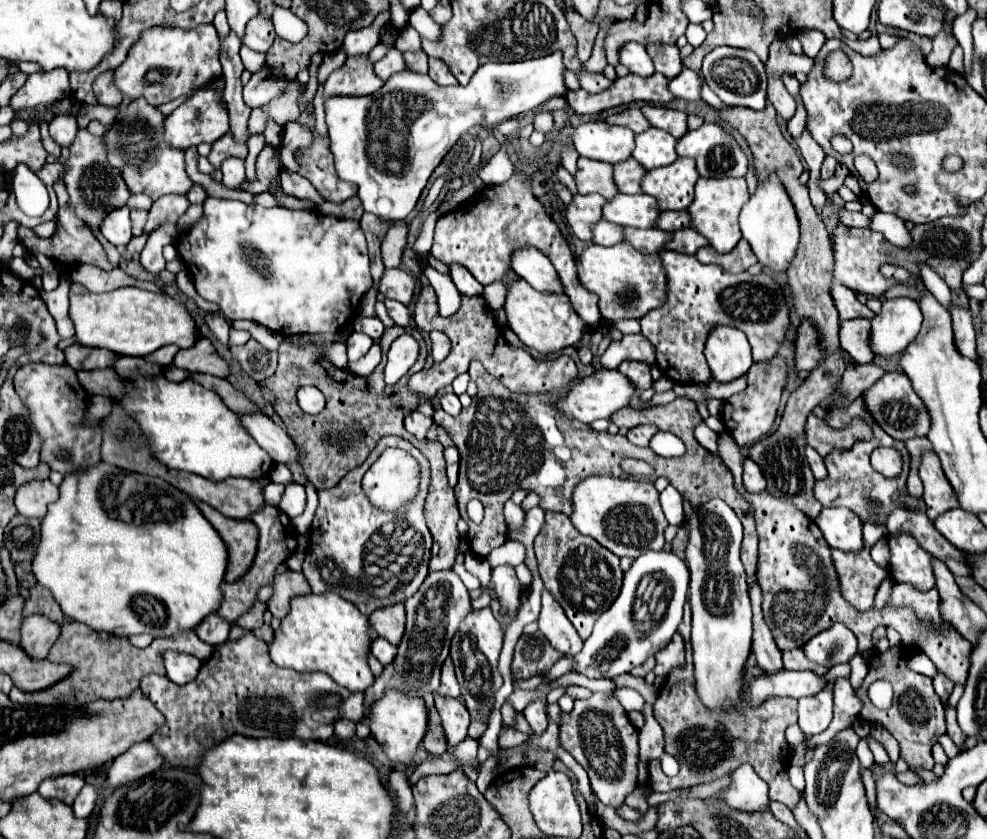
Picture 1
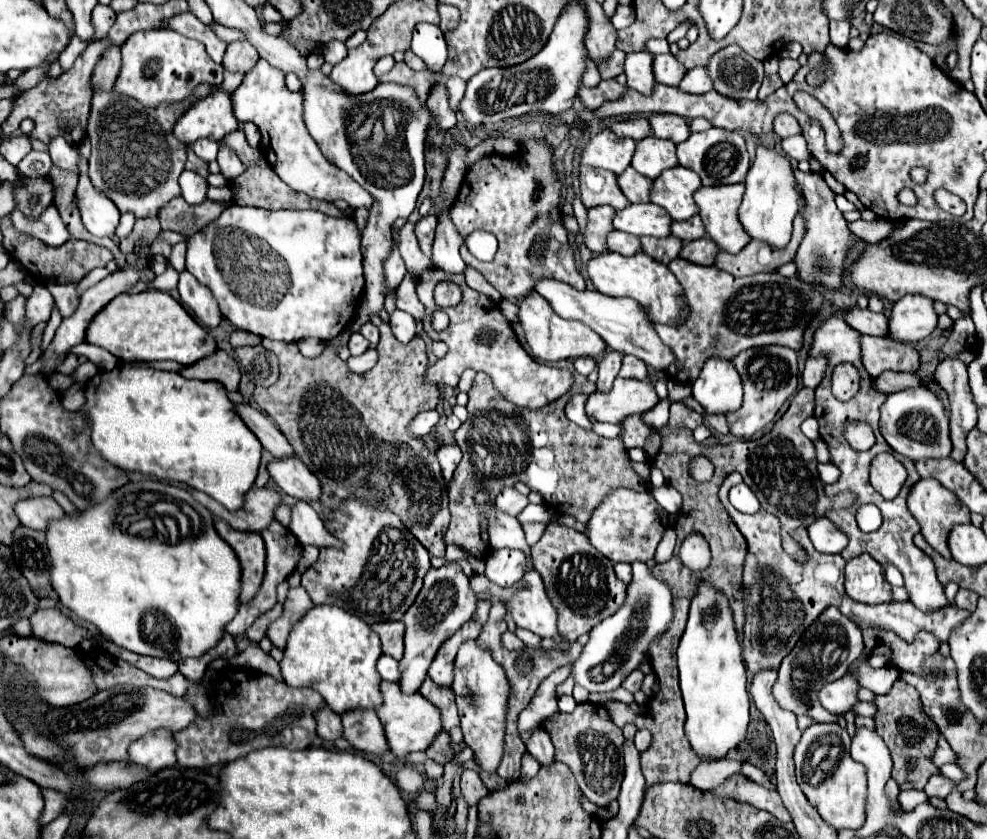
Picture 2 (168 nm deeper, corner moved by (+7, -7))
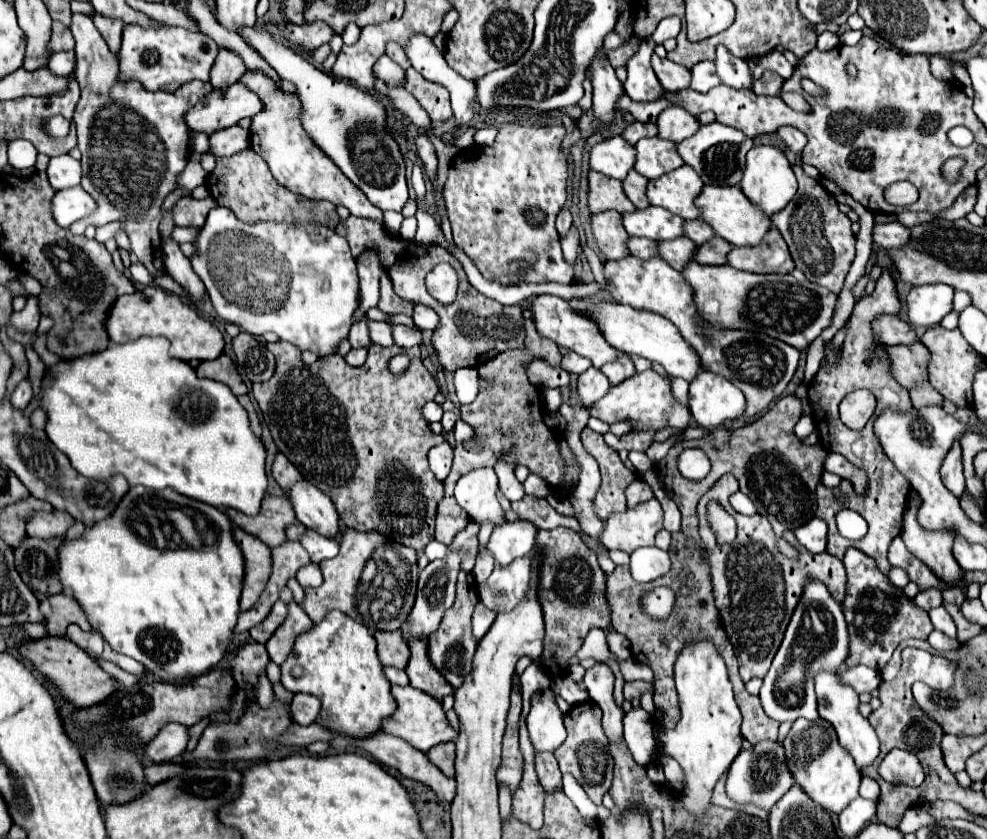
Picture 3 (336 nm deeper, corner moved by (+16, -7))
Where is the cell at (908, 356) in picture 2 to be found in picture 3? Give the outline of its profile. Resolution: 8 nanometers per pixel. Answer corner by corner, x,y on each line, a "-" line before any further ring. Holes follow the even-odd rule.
918,342
908,346
888,346
886,348
890,356
890,372
892,376
906,388
912,390
916,384
922,384
928,380
928,360
930,350

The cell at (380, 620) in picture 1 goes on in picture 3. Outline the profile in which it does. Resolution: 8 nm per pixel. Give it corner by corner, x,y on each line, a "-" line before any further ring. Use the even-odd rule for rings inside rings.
376,632
374,634
378,642
378,656
384,666
394,666
404,670
410,660
410,648
406,640
402,638
402,632

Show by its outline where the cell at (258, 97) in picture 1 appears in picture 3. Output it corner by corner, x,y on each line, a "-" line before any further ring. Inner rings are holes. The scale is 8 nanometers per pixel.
246,72
240,82
248,84
248,88
252,88
252,92
256,92
260,100
264,100
264,112
252,118
250,138
252,138
252,146
266,160
266,164
270,166
272,174
276,176
280,184
286,184
286,188
310,200
328,200
336,206
346,206
350,214
354,216
382,220
382,210
370,204
370,200
364,196
364,192
360,192
360,188
344,180
344,174
340,172
340,168
332,164
330,156
326,156
312,142
308,132
302,128
302,122
300,122
302,106
296,94
284,94
276,90
272,80
268,80
266,76
260,76
260,72

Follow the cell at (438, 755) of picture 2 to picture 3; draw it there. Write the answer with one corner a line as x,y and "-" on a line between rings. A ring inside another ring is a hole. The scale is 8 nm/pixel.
454,742
448,744
438,744
436,748
428,750
428,758
432,760
434,766
438,766
446,776
454,776
454,758
456,758
456,748

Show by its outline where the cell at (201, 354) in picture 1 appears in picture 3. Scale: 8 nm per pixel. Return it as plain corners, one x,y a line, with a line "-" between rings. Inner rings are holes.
218,356
214,360
206,360
202,362
198,368
198,376
206,376
206,378
214,378
218,382
224,382
236,396
238,394
246,394
246,384
242,382
238,370
236,370
236,364
226,356

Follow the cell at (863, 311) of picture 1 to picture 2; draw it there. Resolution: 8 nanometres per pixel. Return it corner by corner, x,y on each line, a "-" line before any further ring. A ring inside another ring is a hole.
851,306
851,308
843,310
843,318
853,330
857,330
861,334
885,336
885,328
887,328
887,316
885,314
875,314
871,310
859,310
859,308

